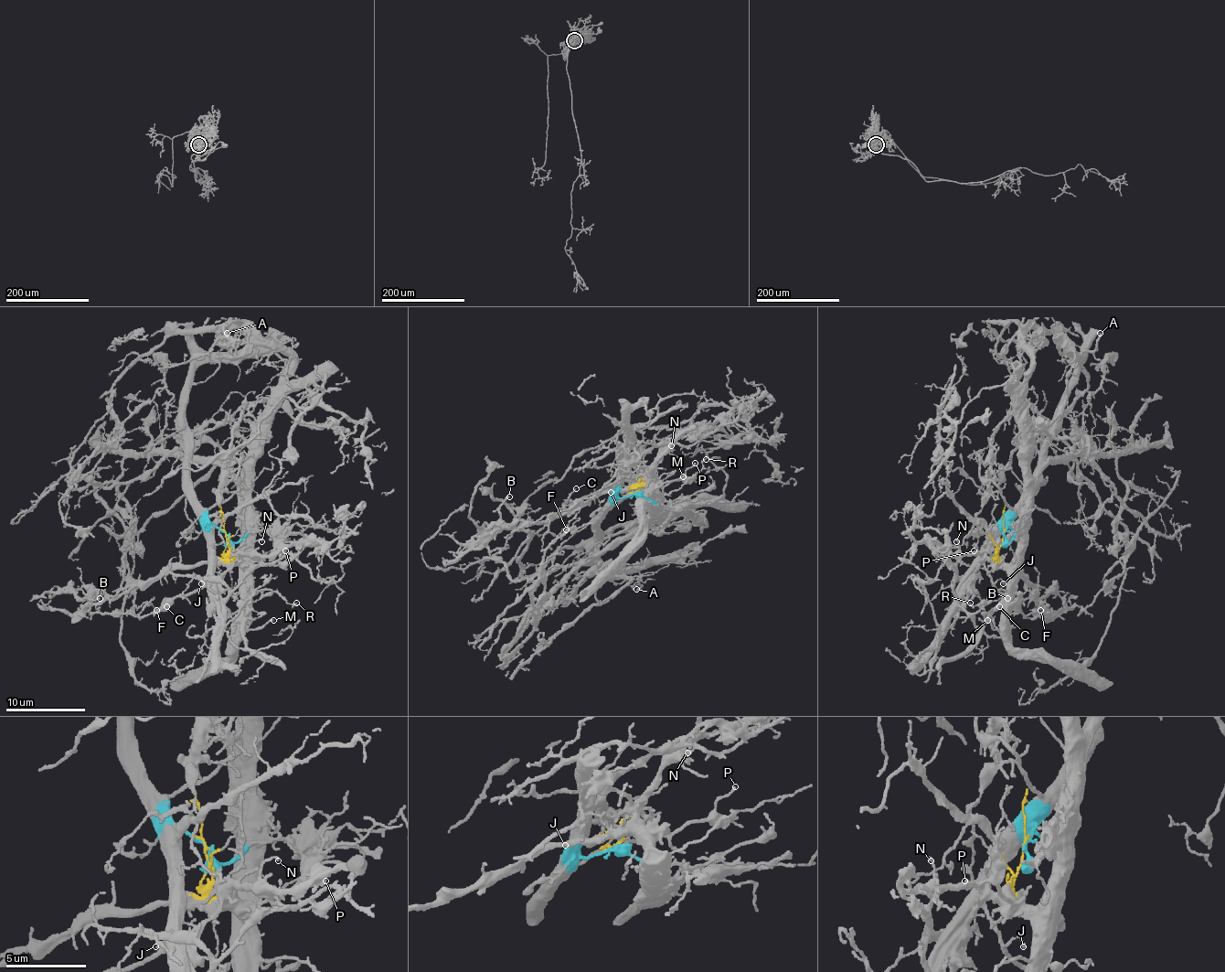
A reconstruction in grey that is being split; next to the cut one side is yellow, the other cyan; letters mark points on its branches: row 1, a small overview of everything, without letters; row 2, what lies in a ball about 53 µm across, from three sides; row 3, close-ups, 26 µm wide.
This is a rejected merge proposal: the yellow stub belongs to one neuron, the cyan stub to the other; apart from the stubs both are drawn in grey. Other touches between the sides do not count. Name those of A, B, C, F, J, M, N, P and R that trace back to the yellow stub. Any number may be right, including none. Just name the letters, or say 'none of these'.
B, M, N, P, R

